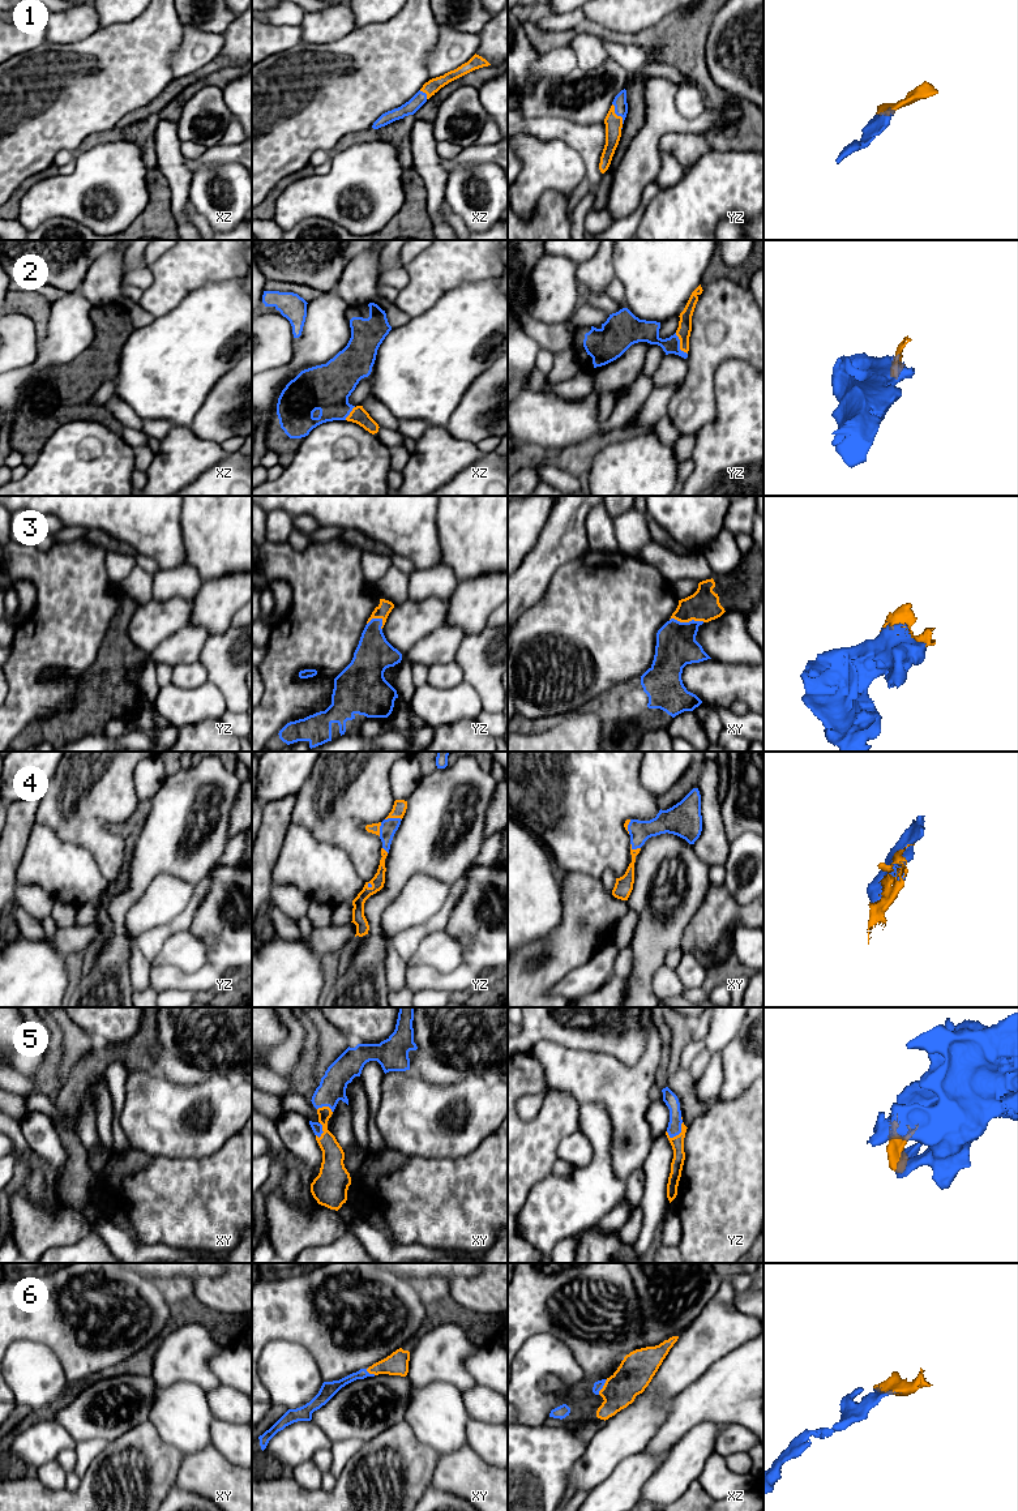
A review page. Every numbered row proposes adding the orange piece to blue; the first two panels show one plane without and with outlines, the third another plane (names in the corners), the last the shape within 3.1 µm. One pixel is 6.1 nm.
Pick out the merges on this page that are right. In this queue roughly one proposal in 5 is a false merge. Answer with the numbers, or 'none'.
1, 2, 3, 4, 5, 6

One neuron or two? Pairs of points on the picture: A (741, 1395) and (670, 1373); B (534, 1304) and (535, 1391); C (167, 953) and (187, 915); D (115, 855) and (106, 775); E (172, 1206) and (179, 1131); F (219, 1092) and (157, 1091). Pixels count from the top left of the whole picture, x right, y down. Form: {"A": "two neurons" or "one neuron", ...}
{"A": "two neurons", "B": "two neurons", "C": "two neurons", "D": "one neuron", "E": "two neurons", "F": "one neuron"}

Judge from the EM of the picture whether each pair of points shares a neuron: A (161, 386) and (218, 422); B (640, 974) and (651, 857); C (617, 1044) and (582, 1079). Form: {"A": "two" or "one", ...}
{"A": "two", "B": "one", "C": "two"}

